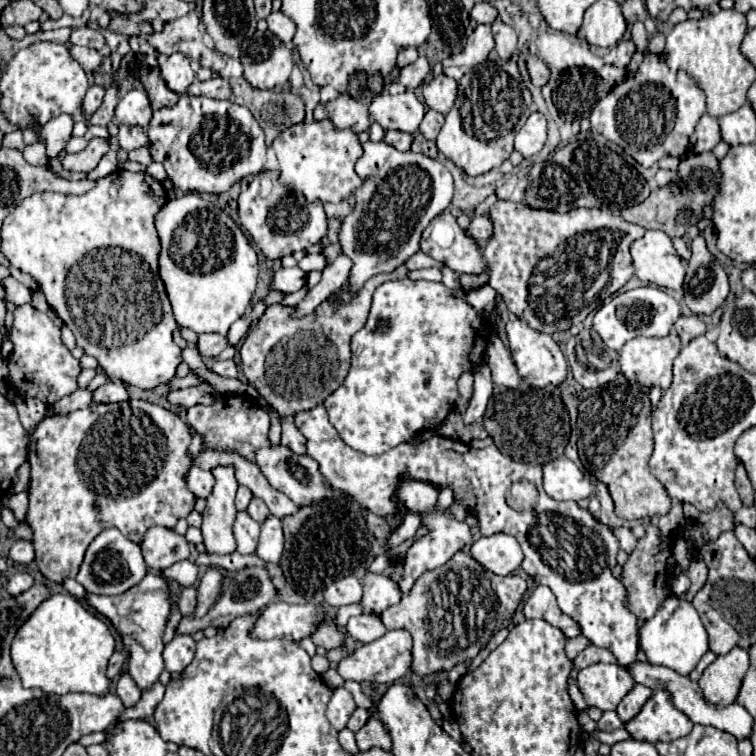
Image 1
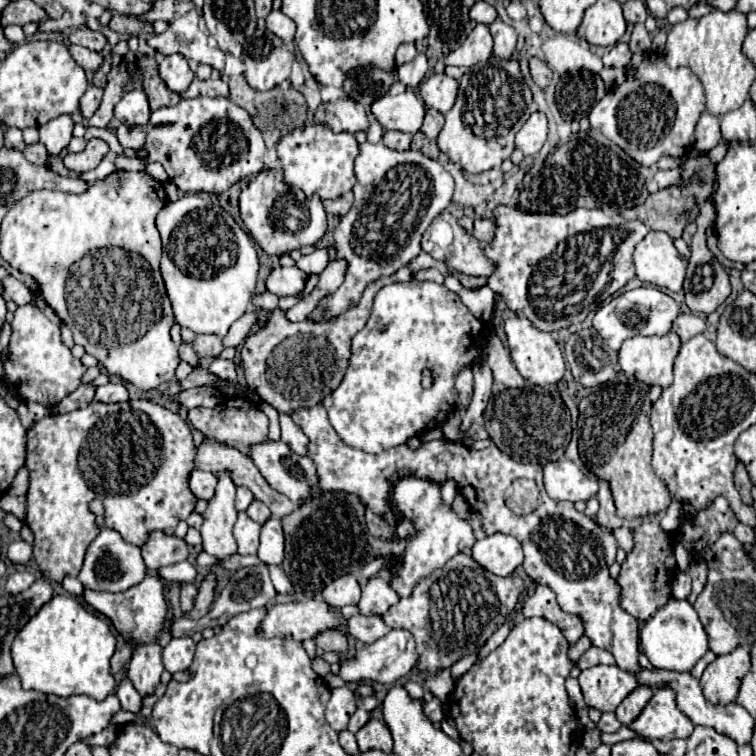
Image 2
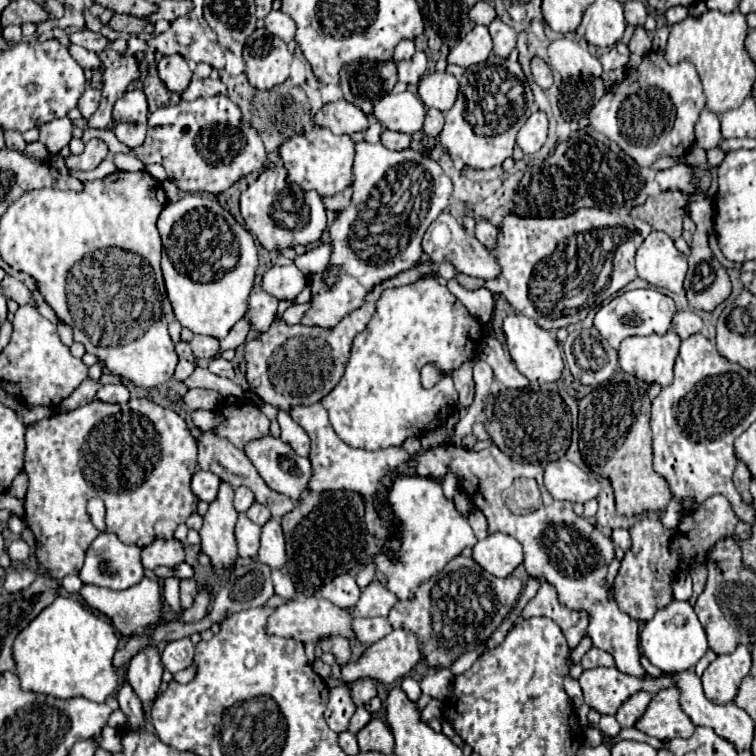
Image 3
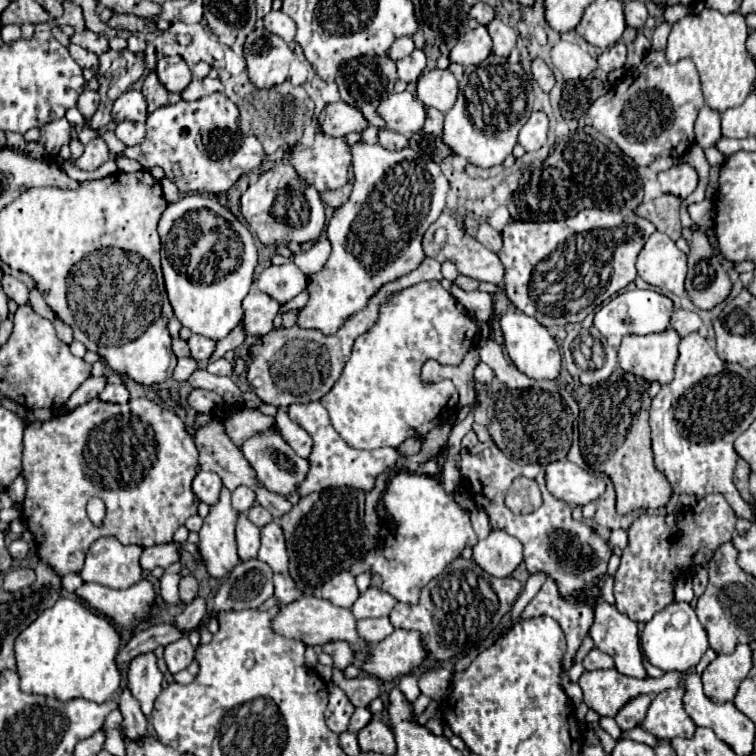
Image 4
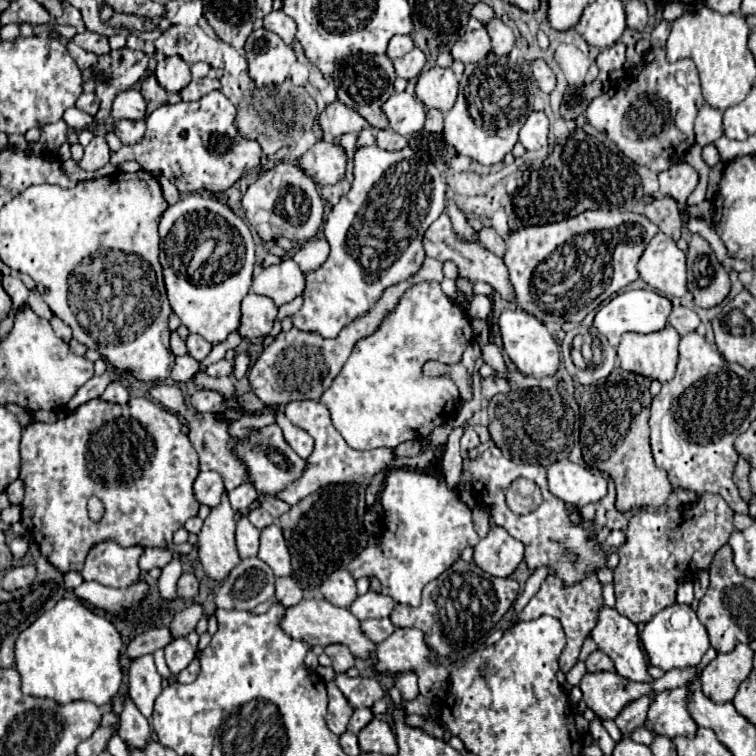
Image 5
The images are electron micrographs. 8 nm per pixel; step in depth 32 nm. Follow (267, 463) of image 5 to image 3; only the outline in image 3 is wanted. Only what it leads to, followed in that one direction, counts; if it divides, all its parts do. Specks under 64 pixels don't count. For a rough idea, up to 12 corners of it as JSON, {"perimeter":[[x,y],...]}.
{"perimeter":[[264,436],[246,456],[264,482],[300,502],[312,464]]}

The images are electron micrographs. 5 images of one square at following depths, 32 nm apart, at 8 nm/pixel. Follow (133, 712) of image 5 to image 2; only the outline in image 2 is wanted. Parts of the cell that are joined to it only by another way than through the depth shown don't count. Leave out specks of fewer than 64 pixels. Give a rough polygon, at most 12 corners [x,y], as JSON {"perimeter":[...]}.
{"perimeter":[[122,678],[116,696],[122,710],[140,710],[142,696],[134,684]]}

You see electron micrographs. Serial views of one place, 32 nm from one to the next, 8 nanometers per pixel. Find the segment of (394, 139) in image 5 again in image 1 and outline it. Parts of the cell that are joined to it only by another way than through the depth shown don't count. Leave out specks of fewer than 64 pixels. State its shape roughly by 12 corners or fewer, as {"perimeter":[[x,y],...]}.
{"perimeter":[[388,130],[384,140],[396,150],[410,150],[414,136]]}

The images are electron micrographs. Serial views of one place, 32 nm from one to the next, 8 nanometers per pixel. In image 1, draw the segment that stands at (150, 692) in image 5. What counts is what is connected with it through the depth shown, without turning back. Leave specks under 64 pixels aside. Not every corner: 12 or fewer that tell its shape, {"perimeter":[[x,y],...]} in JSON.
{"perimeter":[[148,572],[118,596],[88,594],[114,624],[128,672],[144,690],[164,670],[172,604]]}

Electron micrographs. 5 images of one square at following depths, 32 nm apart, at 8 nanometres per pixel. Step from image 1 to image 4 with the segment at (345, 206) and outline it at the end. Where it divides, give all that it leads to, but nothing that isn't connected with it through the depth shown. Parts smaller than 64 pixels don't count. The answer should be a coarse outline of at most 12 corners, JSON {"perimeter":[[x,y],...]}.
{"perimeter":[[352,184],[324,192],[322,202],[340,208],[352,192]]}

